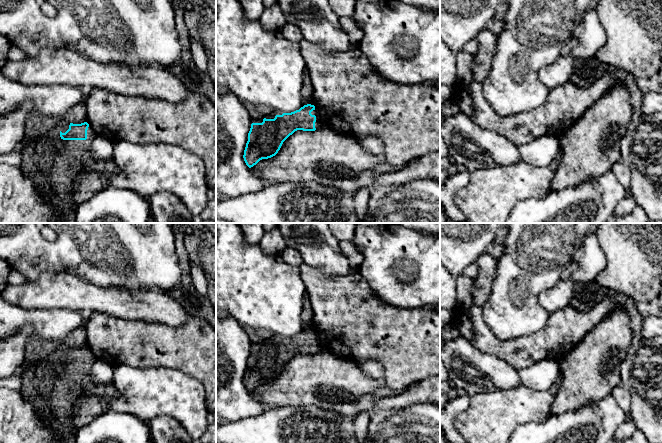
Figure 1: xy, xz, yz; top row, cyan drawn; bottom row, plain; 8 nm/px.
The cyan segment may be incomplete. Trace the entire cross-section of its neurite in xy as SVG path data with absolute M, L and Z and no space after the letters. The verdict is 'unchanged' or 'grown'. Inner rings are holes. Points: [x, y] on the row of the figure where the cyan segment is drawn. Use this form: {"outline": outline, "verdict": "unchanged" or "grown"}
{"outline": "M70 123L69 129L62 133L57 126L41 134L26 146L19 148L22 155L21 171L34 183L35 190L46 203L59 211L58 223L76 223L73 200L73 187L77 175L82 170L108 171L118 174L121 170L112 159L101 161L95 160L89 147L97 134L87 123Z", "verdict": "grown"}

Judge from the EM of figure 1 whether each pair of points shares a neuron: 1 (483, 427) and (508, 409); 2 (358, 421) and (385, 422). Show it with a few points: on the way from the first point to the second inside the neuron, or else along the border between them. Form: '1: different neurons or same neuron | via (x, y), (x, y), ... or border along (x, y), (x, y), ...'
1: same neuron | via (489, 421), (502, 411)
2: different neurons | border along (371, 414), (367, 432)

